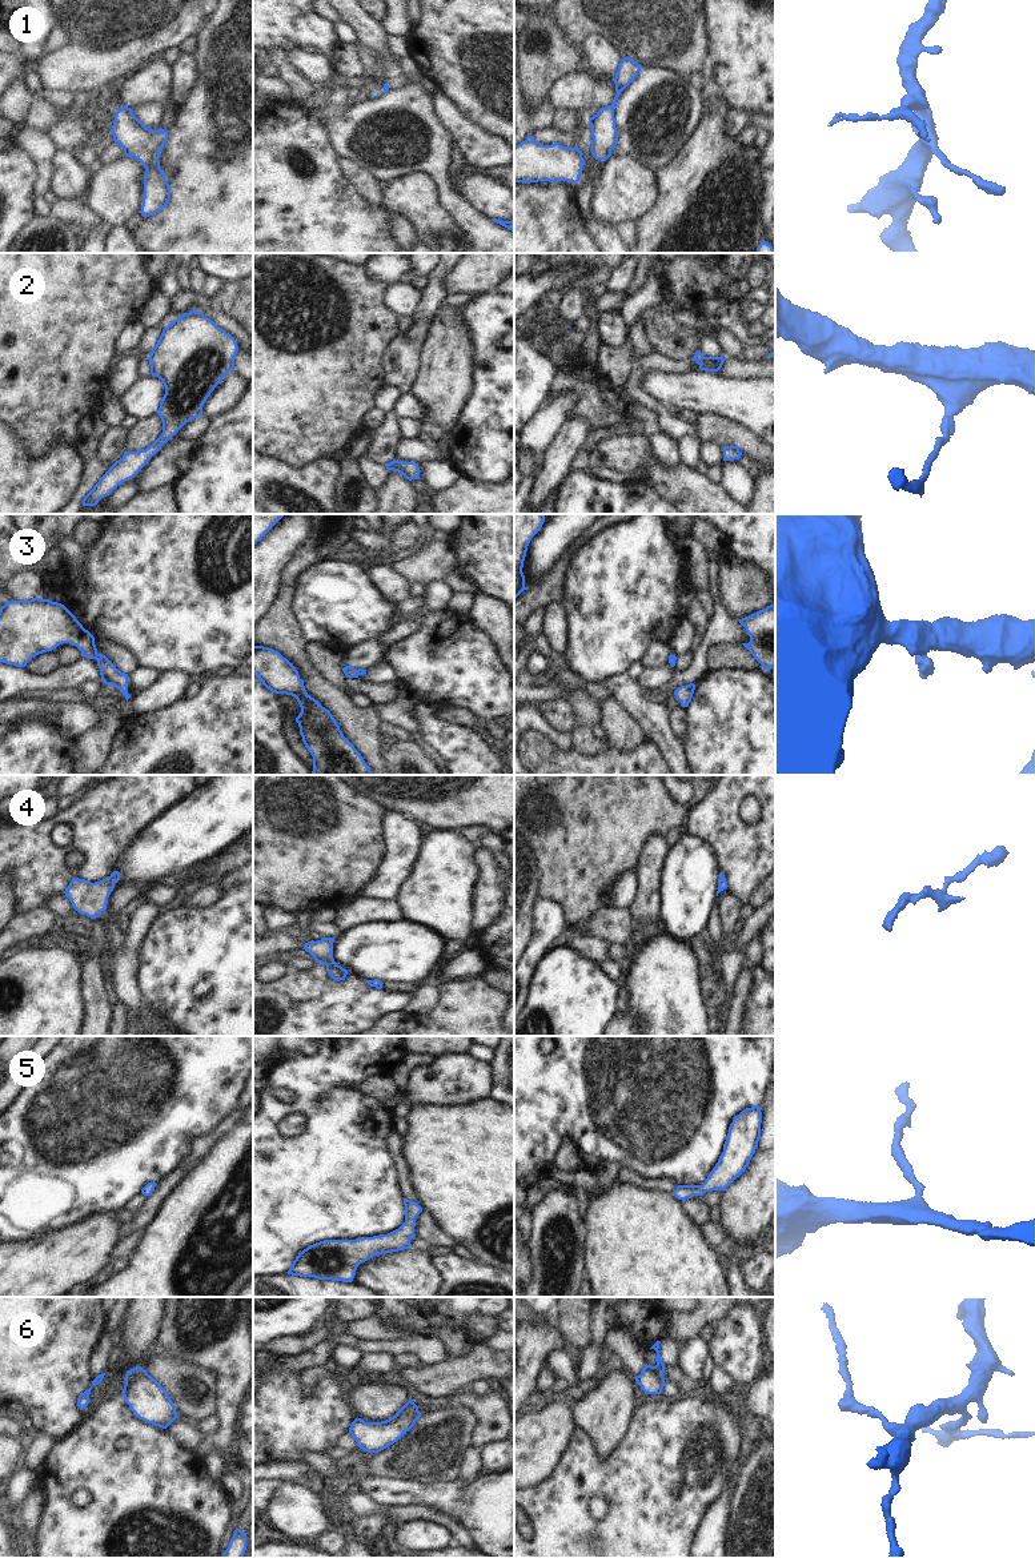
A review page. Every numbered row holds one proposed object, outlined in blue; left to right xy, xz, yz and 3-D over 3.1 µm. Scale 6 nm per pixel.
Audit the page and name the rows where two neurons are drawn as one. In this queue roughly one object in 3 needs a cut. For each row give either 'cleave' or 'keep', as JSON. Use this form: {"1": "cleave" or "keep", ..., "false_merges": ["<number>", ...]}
{"1": "keep", "2": "keep", "3": "keep", "4": "keep", "5": "keep", "6": "keep", "false_merges": []}

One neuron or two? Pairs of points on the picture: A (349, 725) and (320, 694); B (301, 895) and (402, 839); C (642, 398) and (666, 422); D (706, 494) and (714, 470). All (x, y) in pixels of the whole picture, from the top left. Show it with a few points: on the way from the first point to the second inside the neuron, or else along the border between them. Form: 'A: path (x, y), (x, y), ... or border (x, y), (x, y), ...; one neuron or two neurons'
A: path (346, 717), (328, 698); one neuron
B: border (384, 818), (384, 854), (370, 878); two neurons
C: path (650, 401), (665, 414); one neuron
D: border (706, 474), (719, 482); two neurons

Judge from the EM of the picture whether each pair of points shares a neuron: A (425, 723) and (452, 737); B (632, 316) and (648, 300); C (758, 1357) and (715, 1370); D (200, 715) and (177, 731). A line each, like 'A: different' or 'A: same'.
A: same
B: same
C: different
D: same

